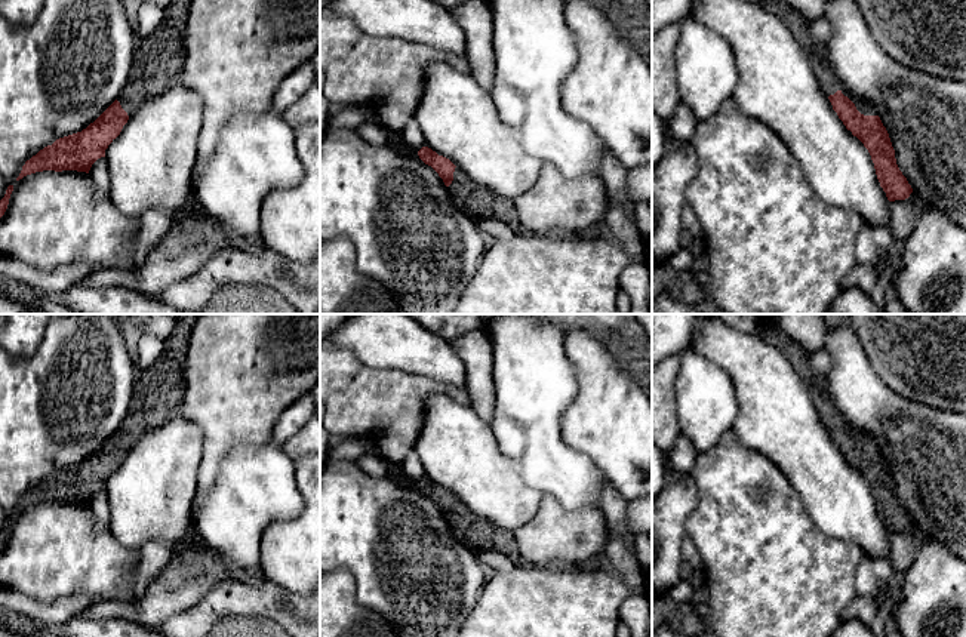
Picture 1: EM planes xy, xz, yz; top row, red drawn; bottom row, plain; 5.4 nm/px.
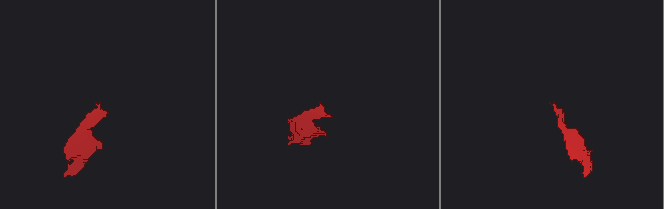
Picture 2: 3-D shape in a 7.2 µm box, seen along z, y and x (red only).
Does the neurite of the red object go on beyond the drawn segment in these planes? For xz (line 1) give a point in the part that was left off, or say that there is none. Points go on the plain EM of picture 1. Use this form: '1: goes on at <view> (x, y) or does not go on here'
1: goes on at xz (476, 534)

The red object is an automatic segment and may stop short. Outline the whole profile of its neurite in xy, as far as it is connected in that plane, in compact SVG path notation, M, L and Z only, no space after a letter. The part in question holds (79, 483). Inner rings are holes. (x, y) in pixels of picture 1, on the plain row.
M181 314L172 335L166 339L161 357L148 369L138 373L129 412L119 430L81 464L56 471L25 493L16 513L43 502L77 502L89 505L92 496L105 489L108 477L120 467L129 449L139 437L181 413L184 400L184 367L193 329L201 314Z

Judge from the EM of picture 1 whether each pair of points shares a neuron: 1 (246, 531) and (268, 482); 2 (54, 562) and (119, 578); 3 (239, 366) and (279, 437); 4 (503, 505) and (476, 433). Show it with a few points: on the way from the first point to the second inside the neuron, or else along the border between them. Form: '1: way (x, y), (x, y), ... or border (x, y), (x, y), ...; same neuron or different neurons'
1: way (246, 519), (246, 504), (257, 494); same neuron
2: way (70, 562), (95, 562), (102, 569); same neuron
3: border (295, 399), (276, 421), (270, 440); different neurons
4: way (492, 488), (476, 471), (476, 451); same neuron

